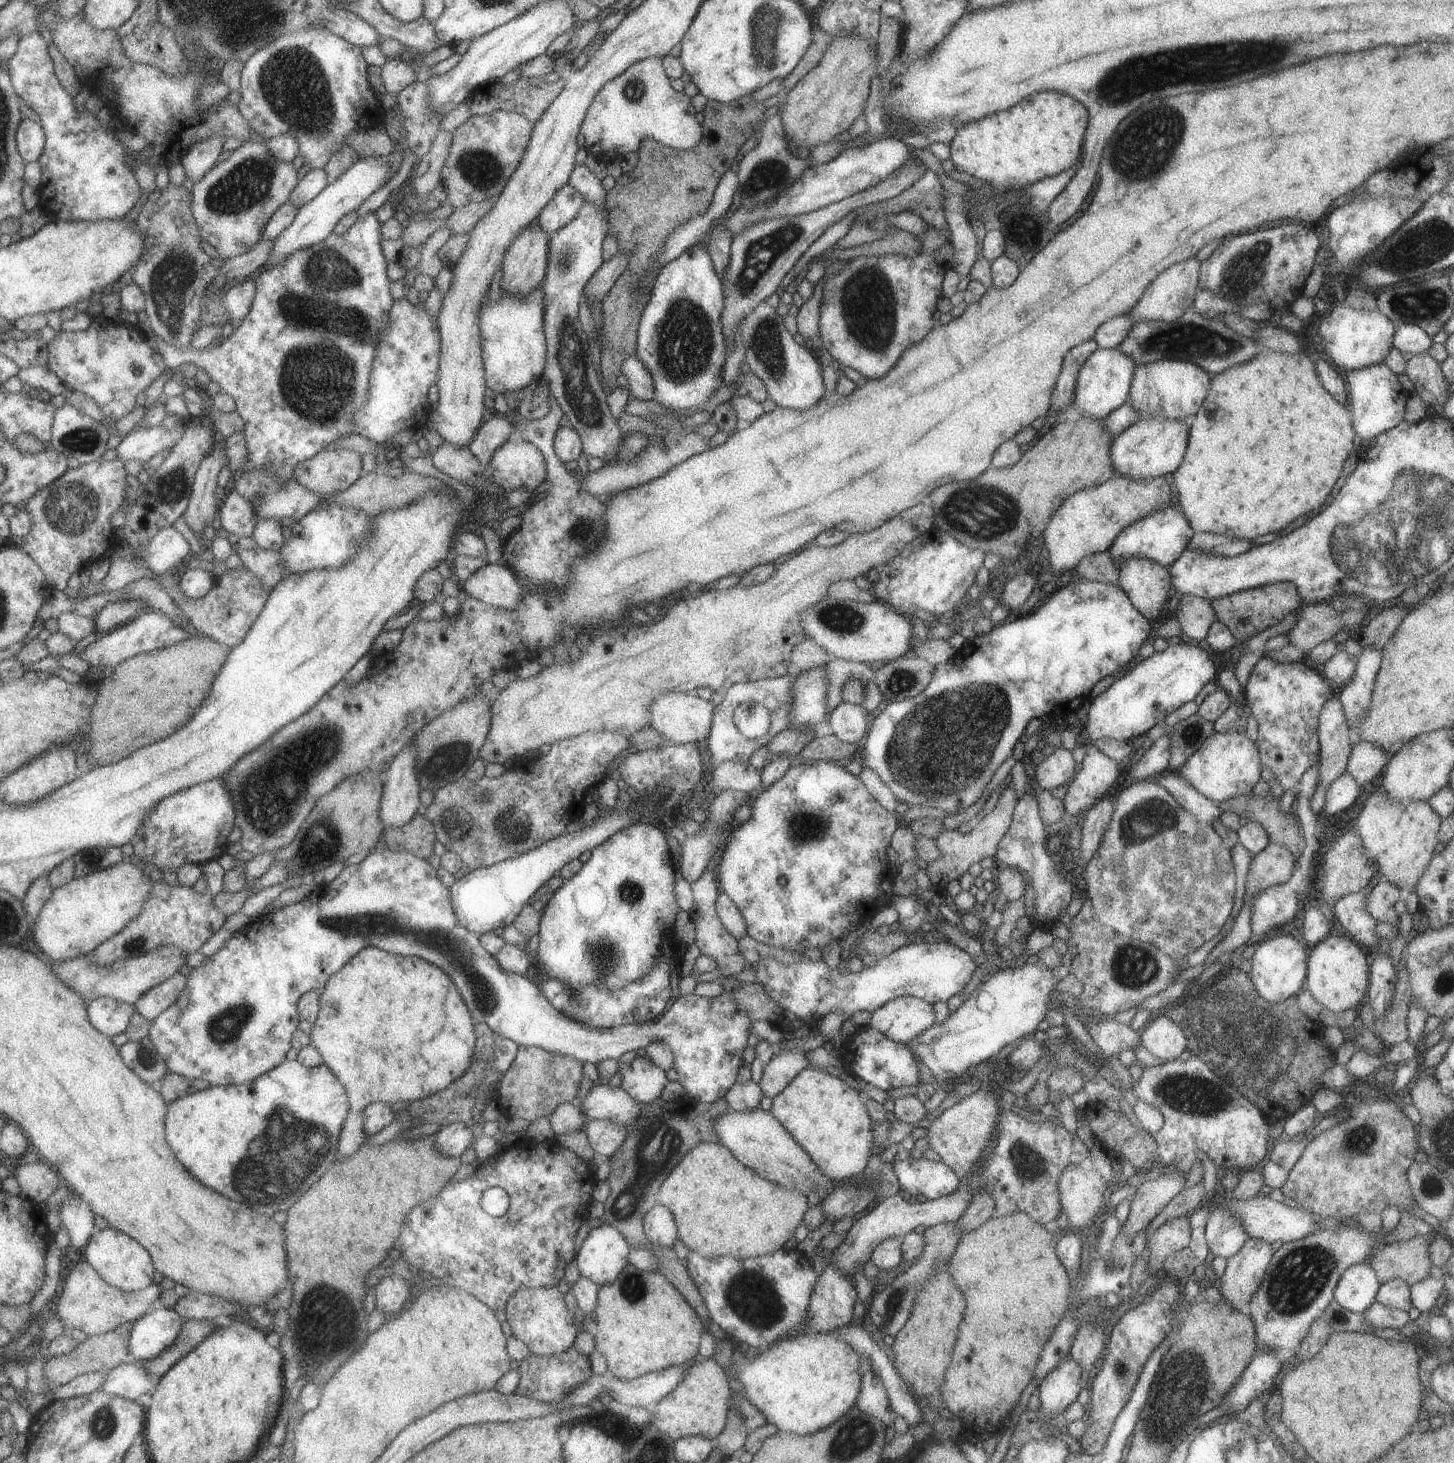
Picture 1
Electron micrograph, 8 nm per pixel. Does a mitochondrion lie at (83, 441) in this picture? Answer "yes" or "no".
yes

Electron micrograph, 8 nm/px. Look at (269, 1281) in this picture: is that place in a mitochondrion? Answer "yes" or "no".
no

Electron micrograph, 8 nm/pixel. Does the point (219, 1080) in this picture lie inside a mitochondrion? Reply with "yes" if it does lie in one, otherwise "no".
no

